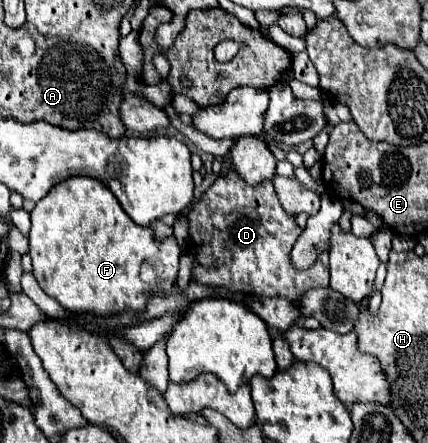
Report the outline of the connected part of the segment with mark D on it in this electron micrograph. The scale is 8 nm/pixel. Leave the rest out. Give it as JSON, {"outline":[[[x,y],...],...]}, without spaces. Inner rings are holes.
{"outline":[[[230,170],[228,174],[218,176],[188,214],[190,242],[186,250],[194,254],[192,278],[200,284],[224,286],[234,292],[282,296],[296,302],[300,294],[310,288],[328,286],[328,254],[322,254],[318,264],[308,270],[298,271],[290,266],[288,254],[300,232],[294,218],[282,210],[272,182],[248,186]]]}

